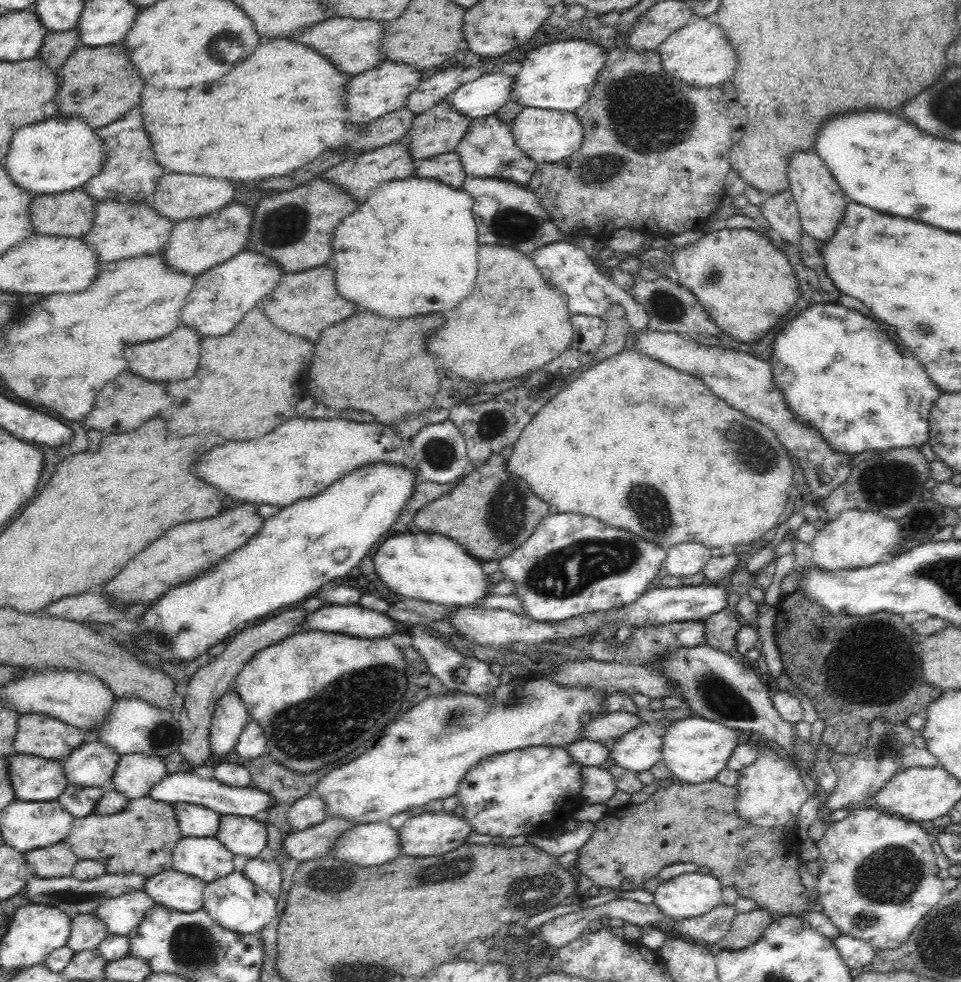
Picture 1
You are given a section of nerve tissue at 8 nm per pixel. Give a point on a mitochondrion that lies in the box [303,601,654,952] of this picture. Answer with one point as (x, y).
(532, 891)

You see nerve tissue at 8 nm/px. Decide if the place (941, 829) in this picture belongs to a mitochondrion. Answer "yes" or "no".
no

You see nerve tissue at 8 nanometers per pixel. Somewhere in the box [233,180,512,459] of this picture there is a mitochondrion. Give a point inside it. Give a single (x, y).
(273, 234)

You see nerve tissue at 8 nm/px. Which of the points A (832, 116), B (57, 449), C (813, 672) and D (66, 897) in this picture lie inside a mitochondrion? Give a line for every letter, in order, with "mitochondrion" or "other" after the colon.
A: other
B: other
C: mitochondrion
D: mitochondrion

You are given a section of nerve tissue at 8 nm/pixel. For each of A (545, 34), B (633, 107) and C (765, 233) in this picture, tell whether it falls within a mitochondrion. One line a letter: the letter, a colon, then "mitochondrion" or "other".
A: other
B: mitochondrion
C: other

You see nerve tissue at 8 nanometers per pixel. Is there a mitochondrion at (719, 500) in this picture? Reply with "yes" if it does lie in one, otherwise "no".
no

